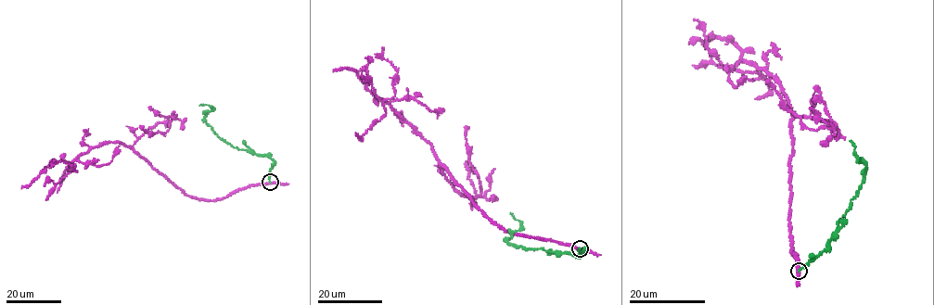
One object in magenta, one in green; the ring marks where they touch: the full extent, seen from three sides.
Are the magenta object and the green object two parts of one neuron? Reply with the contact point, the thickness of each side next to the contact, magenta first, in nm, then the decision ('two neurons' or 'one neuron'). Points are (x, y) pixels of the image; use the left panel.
(270, 182) | 400/240 nm | two neurons

